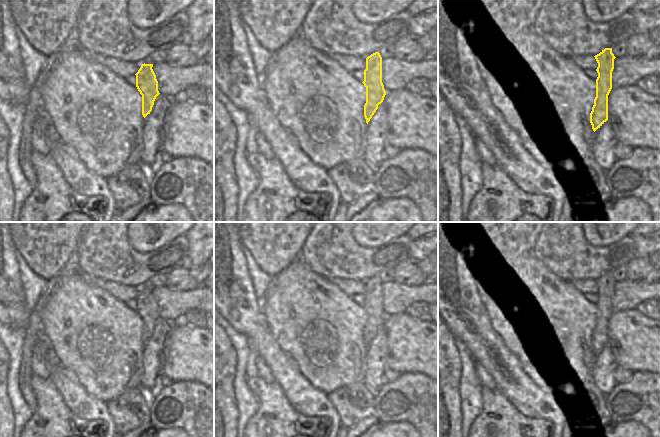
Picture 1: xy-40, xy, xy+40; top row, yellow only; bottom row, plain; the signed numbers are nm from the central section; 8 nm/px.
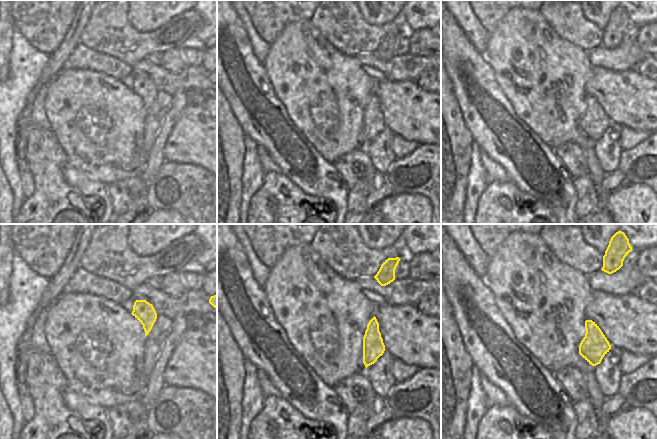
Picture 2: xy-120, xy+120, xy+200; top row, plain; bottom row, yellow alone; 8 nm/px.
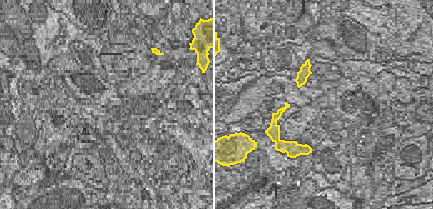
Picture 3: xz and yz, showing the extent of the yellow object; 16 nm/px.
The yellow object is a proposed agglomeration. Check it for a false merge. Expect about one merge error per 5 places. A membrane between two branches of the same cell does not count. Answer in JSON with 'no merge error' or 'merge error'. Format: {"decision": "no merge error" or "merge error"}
{"decision": "no merge error"}

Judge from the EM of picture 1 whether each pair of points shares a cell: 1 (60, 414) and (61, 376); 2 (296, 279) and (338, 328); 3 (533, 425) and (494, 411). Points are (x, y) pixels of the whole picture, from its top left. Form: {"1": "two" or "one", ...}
{"1": "two", "2": "one", "3": "one"}

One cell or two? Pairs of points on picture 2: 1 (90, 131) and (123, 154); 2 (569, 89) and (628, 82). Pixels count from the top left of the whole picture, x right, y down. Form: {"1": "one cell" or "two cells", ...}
{"1": "one cell", "2": "two cells"}

